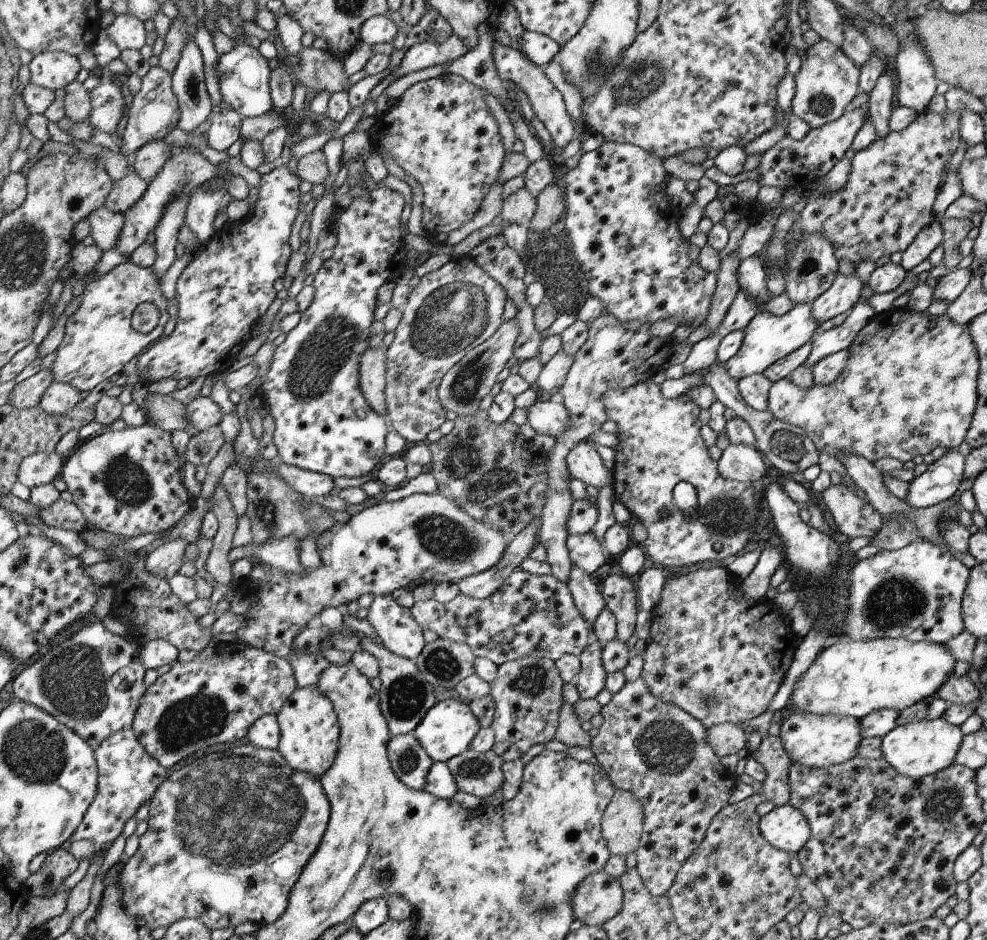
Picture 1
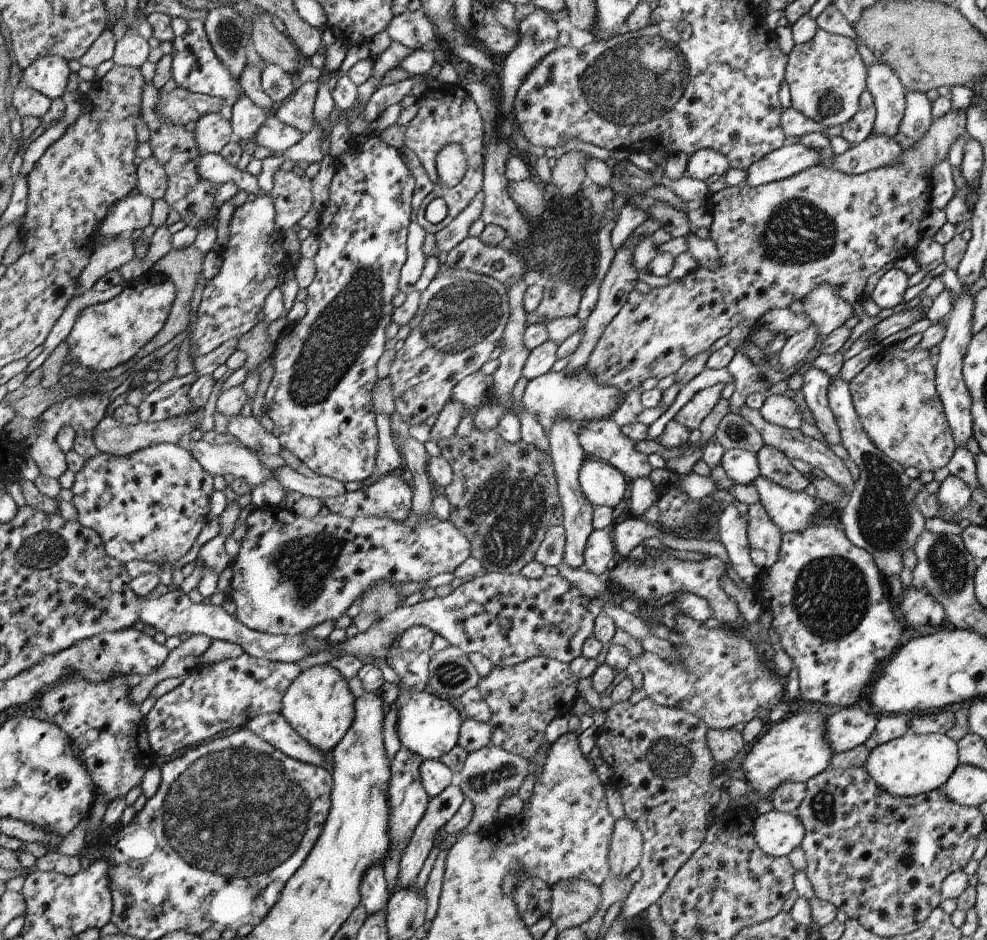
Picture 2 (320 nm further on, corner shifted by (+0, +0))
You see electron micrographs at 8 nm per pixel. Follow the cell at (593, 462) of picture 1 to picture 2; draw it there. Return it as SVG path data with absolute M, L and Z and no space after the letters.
M590 456L583 460L579 483L587 499L594 506L613 509L626 496L626 478L620 471Z

